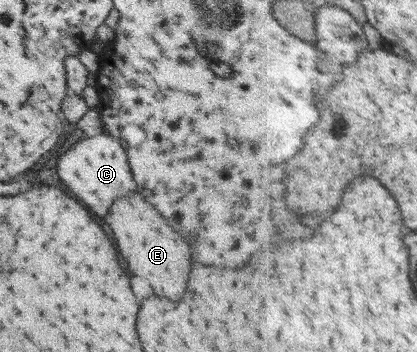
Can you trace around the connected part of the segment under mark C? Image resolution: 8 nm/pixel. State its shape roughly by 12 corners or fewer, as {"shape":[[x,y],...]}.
{"shape":[[101,132],[58,156],[68,190],[98,216],[137,188],[126,150]]}

